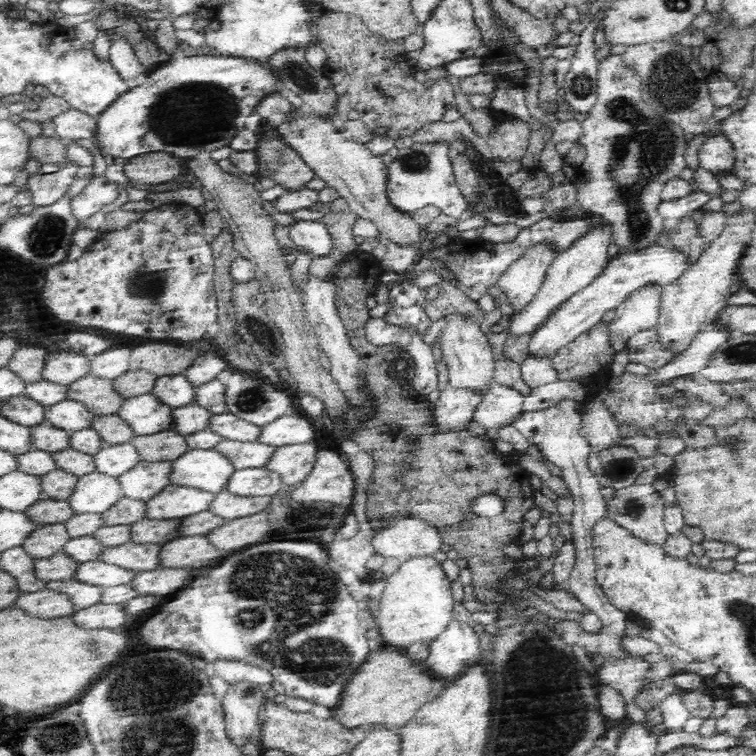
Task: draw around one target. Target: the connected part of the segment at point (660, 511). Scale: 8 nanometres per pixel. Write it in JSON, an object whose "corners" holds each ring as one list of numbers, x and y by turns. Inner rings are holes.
{"corners":[[631,484,617,488,605,503,605,517,622,525,622,528,630,529,634,536,642,537,648,543,658,544,663,544,668,538,669,534,664,522,666,502,662,494,654,488,654,484]]}

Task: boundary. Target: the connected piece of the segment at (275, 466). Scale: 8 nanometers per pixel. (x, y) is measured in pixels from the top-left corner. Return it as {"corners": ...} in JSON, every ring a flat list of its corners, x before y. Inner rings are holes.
{"corners":[[314,442,279,446,266,468,278,472,282,476,284,484,293,488,304,482,314,469,318,450,318,446]]}

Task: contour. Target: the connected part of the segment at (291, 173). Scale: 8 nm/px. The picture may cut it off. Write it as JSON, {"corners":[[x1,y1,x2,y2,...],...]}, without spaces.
{"corners":[[272,121,263,122,259,134,260,136,255,148,255,155,259,165,255,176,270,178,270,180,274,180,276,184,280,184,280,186,283,186,288,191,302,190,314,178,314,169,304,162,304,159,296,150,288,147,288,143,284,141,285,138,279,134,275,123]]}

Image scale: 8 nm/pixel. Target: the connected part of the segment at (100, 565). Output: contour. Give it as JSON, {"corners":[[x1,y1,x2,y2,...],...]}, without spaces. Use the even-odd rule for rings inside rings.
{"corners":[[100,559,80,563,74,579,96,586,113,587,130,583,136,578,136,569,124,568]]}

